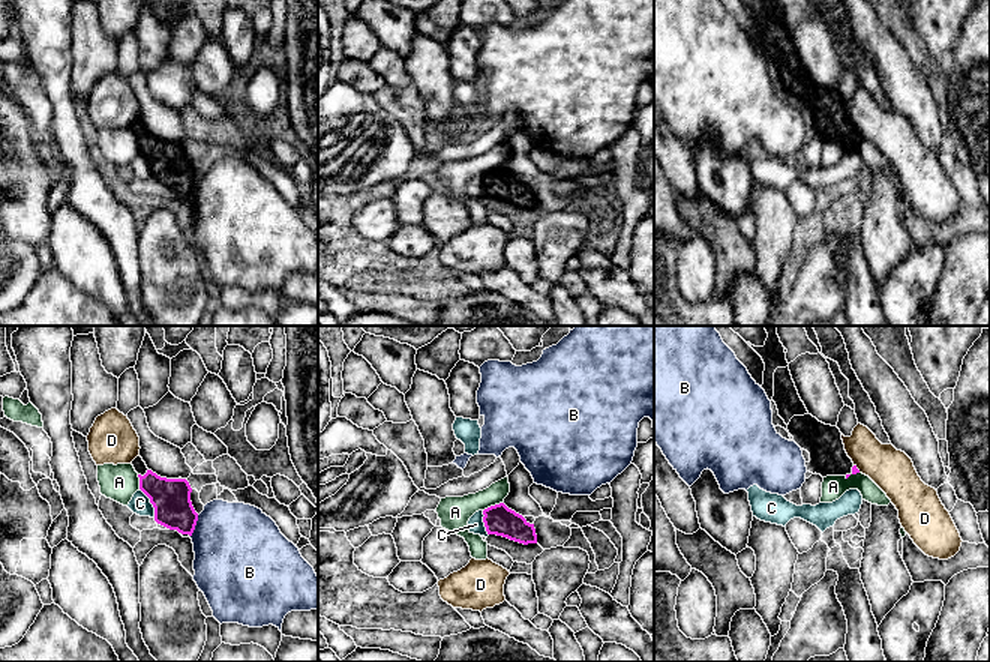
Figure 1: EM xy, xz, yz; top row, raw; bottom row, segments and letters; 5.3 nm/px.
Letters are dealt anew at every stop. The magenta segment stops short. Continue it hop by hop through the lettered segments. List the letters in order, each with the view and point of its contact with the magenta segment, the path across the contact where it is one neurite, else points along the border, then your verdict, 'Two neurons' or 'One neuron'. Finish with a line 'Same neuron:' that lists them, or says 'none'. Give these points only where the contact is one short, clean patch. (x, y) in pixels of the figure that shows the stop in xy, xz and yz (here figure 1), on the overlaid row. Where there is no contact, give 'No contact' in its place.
A: Touches magenta at xz (492, 506). Boundary: xz (501, 502), (483, 511). Two neurons
B: Touches magenta at xy (195, 524). Two neurons
C: Touches magenta at xy (150, 502). Boundary: xy (140, 488), (149, 499), (155, 517). Two neurons
D: Touches magenta at yz (857, 469). Boundary: yz (854, 464), (860, 472). Two neurons
Same neuron: none

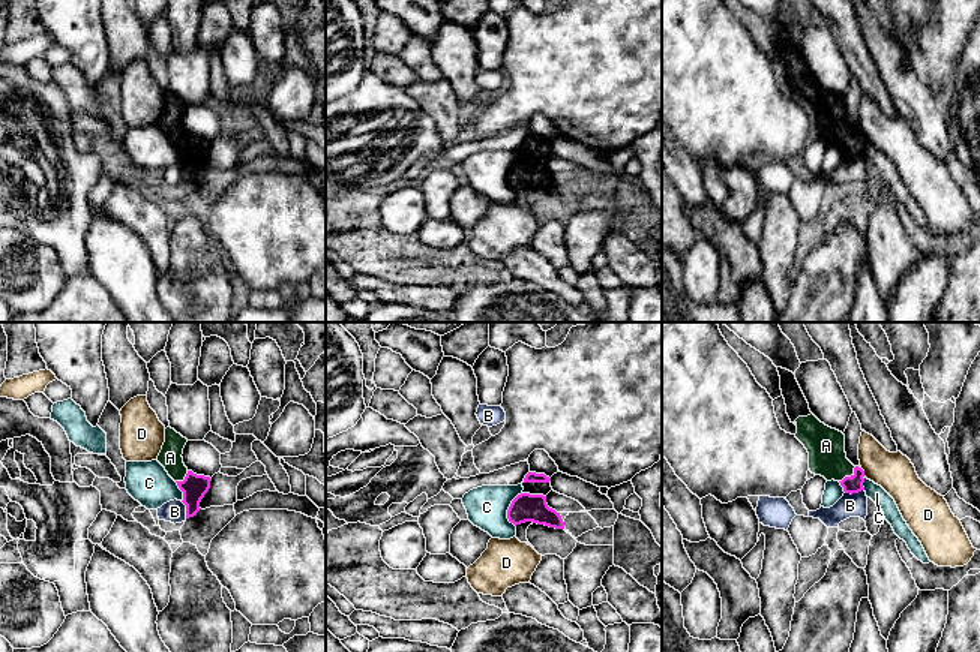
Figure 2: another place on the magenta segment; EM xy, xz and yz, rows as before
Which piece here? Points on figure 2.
A: Touches magenta at yz (848, 477). Path across: yz (851, 484), (848, 477), (827, 456), (826, 445). One neuron
B: Touches magenta at yz (854, 492). Boundary: yz (863, 489), (845, 493). Two neurons
C: Touches magenta at xz (508, 510). Boundary: xz (521, 492), (508, 510), (508, 519), (515, 526). Two neurons
D: Touches magenta at yz (863, 472). Boundary: yz (860, 468), (865, 475). Two neurons
Same neuron: A

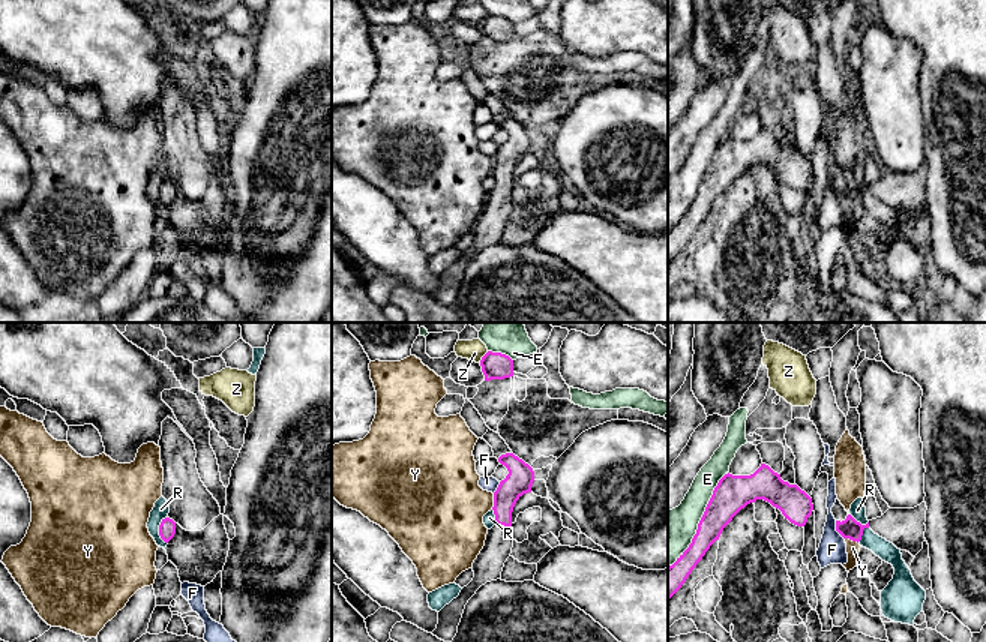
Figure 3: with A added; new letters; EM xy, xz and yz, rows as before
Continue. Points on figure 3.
E: Touches magenta at yz (701, 519). Two neurons
F: Touches magenta at yz (836, 530). Boundary: yz (835, 521), (835, 530), (844, 539). Two neurons
R: Touches magenta at yz (865, 527). Boundary: yz (850, 513), (865, 527), (859, 542). Two neurons
Y: Touches magenta at xz (494, 501). Boundary: xz (494, 494), (494, 506), (491, 509). Two neurons
Z: Touches magenta at xz (482, 357). Two neurons
Same neuron: none

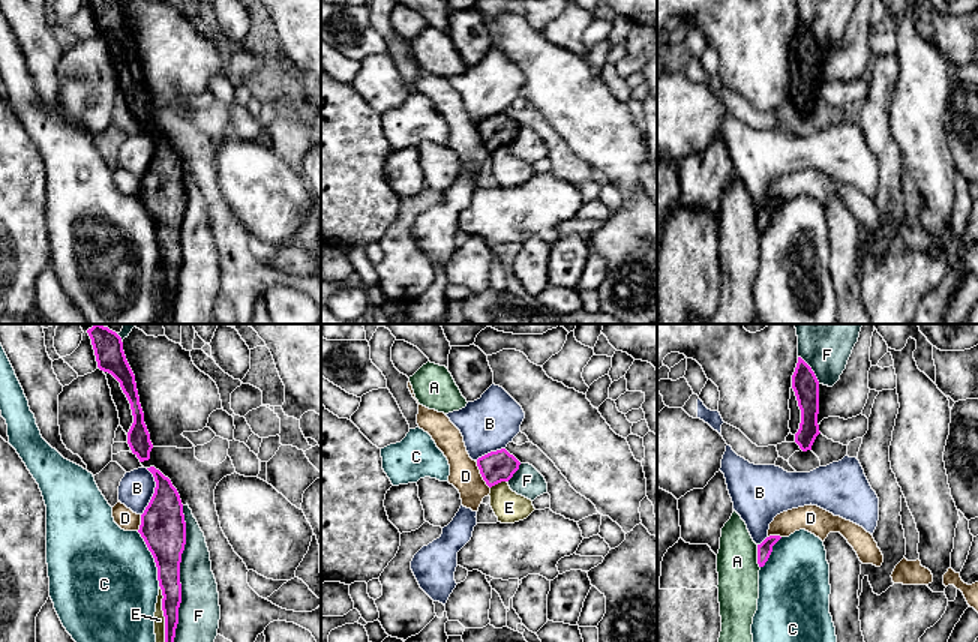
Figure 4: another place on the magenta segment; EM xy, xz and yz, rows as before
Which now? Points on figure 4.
A: Touches magenta at yz (758, 557). Two neurons
B: Touches magenta at xy (155, 492). Two neurons
C: Touches magenta at xy (153, 557). Two neurons
D: Touches magenta at xz (482, 476). Boundary: xz (476, 462), (482, 479), (489, 488). Two neurons
E: Touches magenta at xy (164, 614). Two neurons
F: Touches magenta at xy (179, 573). Two neurons
Same neuron: none

